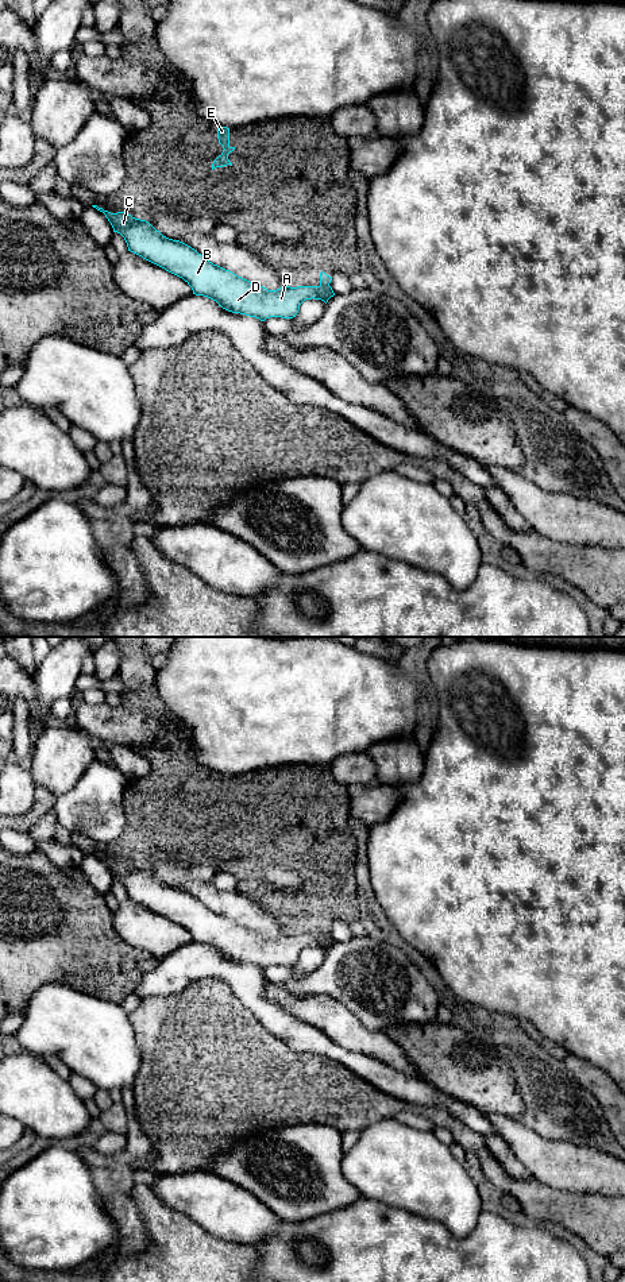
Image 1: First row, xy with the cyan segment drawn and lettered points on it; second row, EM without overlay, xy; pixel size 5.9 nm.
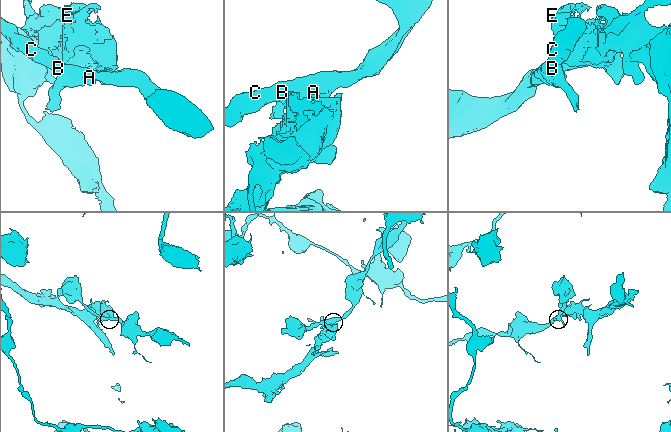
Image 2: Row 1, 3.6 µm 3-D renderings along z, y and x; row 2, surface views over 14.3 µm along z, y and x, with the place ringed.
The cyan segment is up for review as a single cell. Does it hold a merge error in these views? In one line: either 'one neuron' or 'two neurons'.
two neurons

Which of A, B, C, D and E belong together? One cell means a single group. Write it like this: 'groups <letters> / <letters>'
groups A B C D / E

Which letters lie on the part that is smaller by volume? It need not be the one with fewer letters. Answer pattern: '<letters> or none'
E

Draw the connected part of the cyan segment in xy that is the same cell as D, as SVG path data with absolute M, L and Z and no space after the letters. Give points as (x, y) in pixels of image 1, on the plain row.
M97 853L92 854L103 860L111 870L113 880L117 880L124 885L128 899L182 926L192 935L193 942L208 945L228 959L255 965L261 969L270 965L293 966L305 947L315 946L327 951L328 947L335 943L329 932L297 935L283 932L277 938L267 938L261 932L238 924L229 918L213 912L190 893L163 884L146 868L135 866L126 860L111 861Z

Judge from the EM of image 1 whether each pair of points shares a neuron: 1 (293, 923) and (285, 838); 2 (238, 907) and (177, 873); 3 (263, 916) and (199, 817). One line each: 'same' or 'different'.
1: same
2: same
3: different

